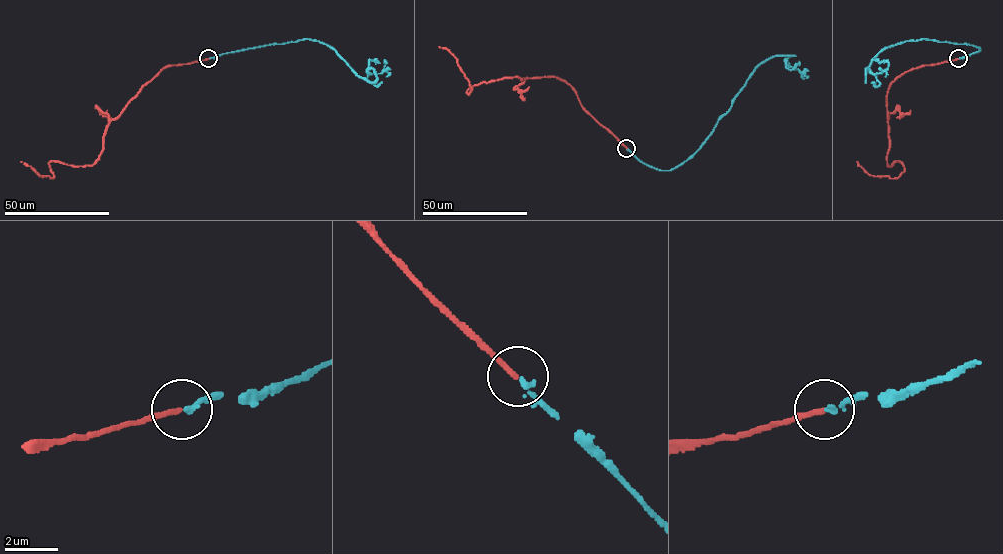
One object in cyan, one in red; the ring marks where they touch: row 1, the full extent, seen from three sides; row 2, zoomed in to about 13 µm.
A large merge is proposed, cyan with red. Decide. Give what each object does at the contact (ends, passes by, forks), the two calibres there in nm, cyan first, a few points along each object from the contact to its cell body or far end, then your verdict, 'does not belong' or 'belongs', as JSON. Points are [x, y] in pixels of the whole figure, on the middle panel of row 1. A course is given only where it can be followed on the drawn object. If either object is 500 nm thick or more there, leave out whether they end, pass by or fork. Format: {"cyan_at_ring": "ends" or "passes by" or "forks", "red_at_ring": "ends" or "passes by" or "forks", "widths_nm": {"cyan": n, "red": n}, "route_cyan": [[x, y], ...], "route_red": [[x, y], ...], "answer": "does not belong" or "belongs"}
{"cyan_at_ring": "ends", "red_at_ring": "ends", "widths_nm": {"cyan": 190, "red": 180}, "route_cyan": [[627, 147], [645, 164], [671, 170], [700, 147], [761, 63], [794, 55], [786, 64], [802, 78], [805, 68]], "route_red": [[626, 147], [586, 111], [563, 80], [504, 77], [474, 84], [468, 94], [472, 89], [457, 60], [439, 46]], "answer": "belongs"}

